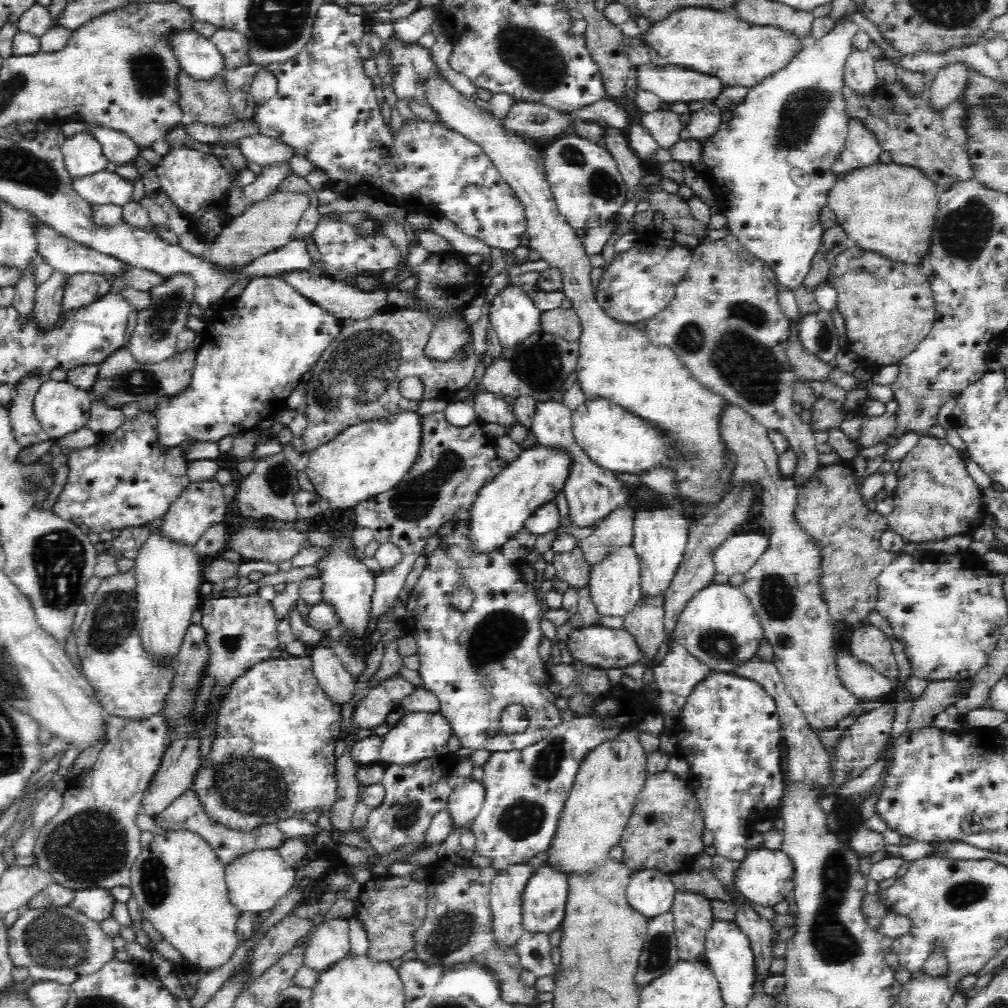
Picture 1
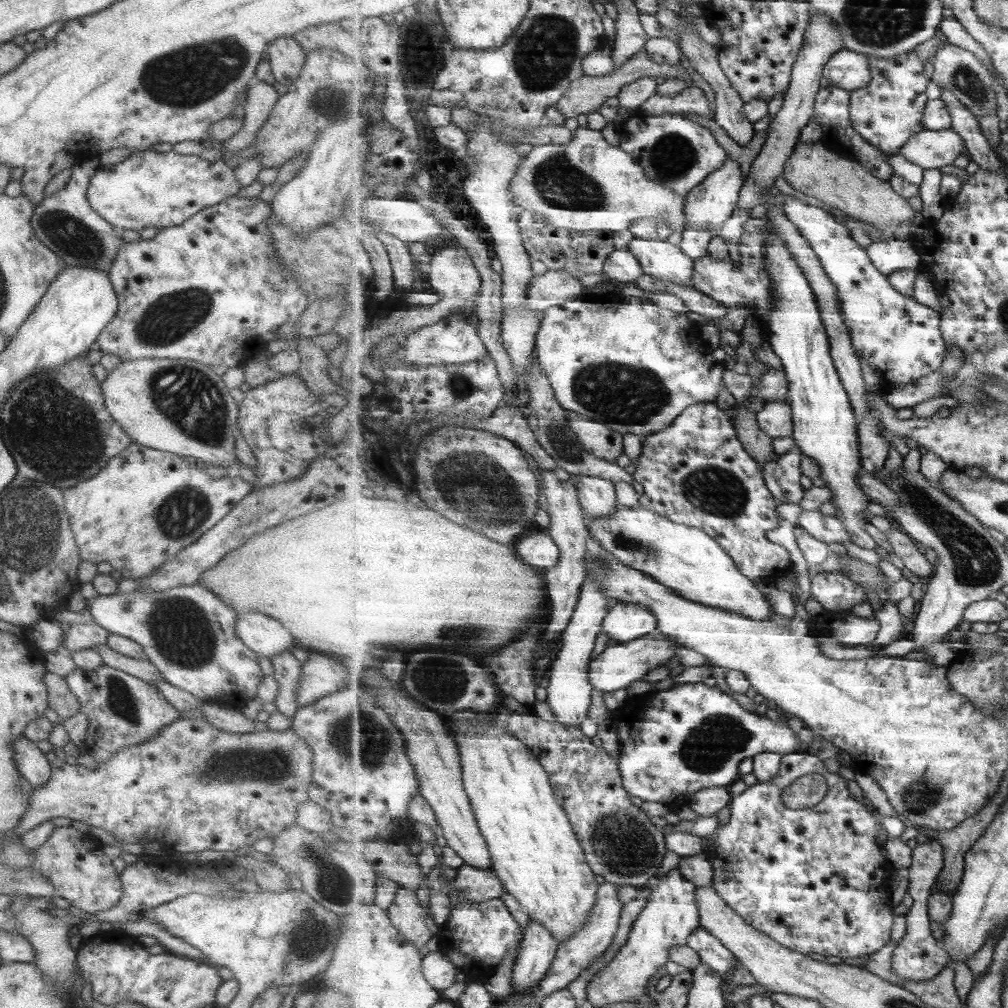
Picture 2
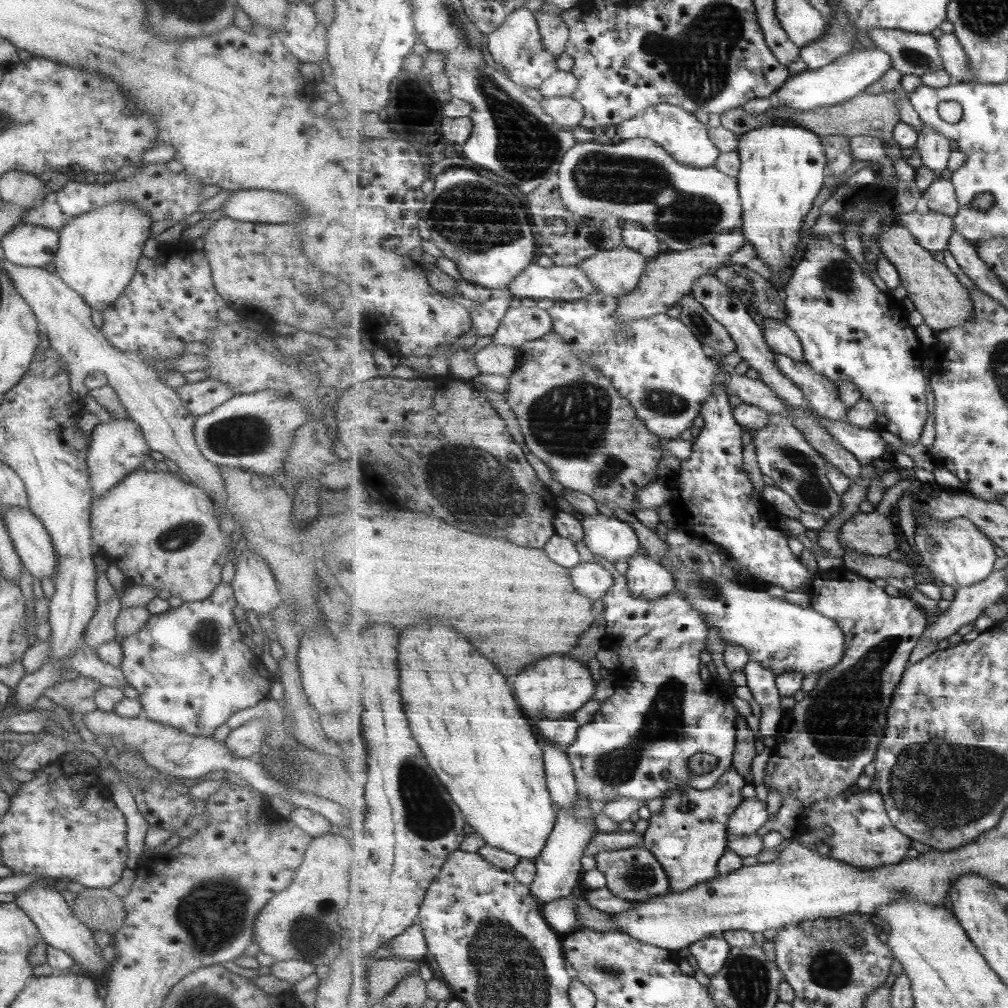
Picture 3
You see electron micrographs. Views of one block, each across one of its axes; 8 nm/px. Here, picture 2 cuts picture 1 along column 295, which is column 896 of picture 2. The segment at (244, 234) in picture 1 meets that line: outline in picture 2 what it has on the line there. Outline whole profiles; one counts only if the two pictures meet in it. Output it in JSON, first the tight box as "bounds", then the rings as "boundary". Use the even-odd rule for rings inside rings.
{"bounds":[783,141,915,241],"boundary":[[[821,141],[813,145],[799,142],[787,161],[783,178],[792,188],[817,198],[828,207],[842,210],[851,219],[883,230],[886,241],[891,241],[903,222],[911,221],[914,216],[915,211],[907,199],[892,190],[888,181],[877,178],[861,164],[843,157]]]}

